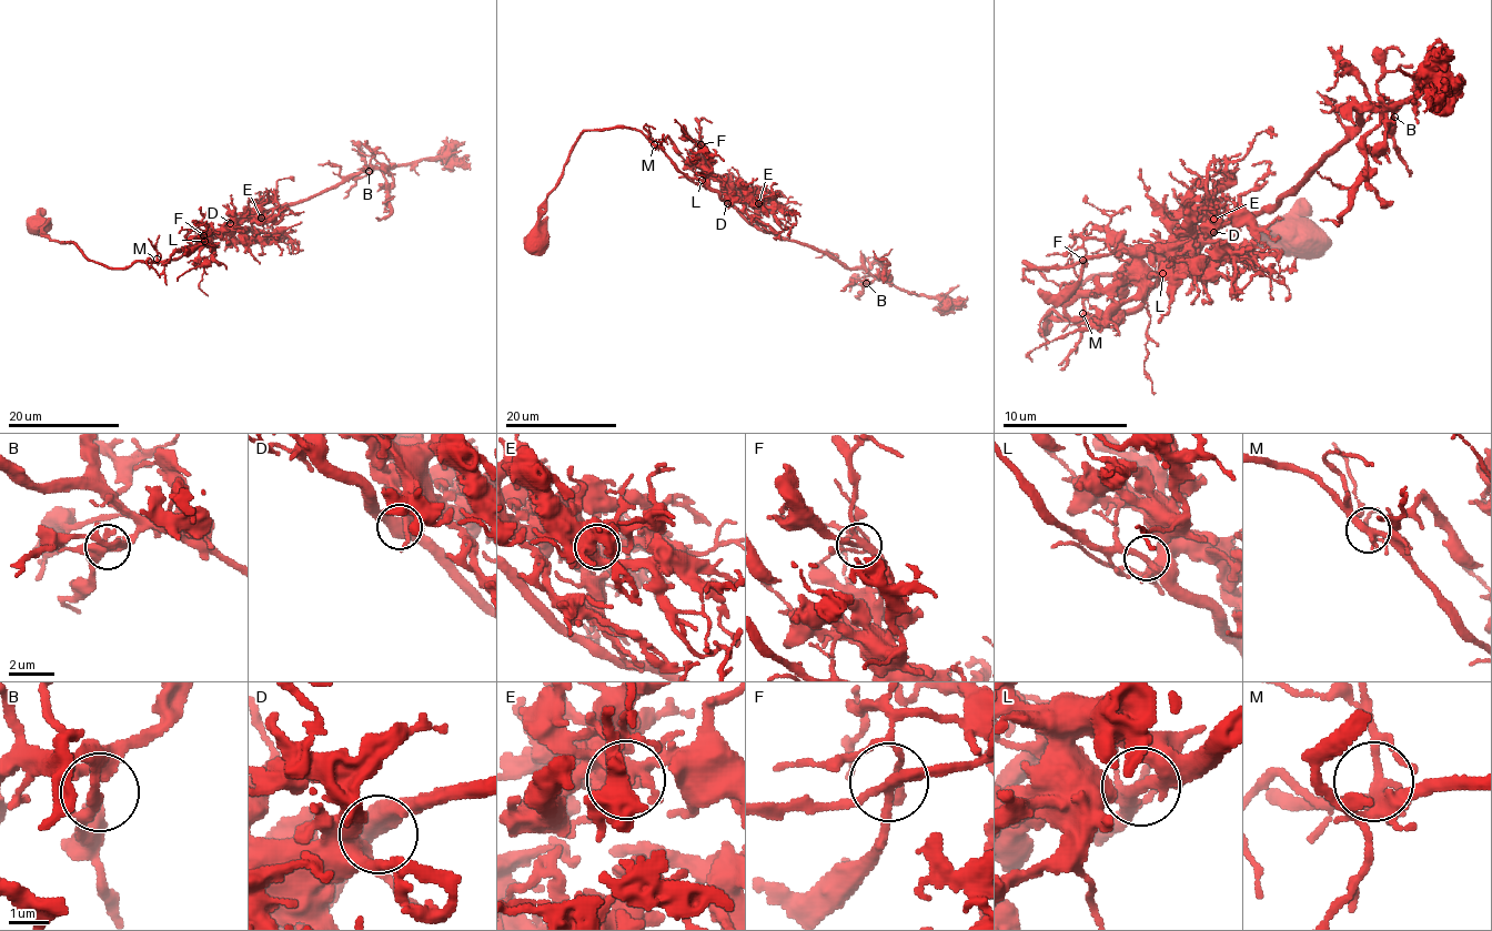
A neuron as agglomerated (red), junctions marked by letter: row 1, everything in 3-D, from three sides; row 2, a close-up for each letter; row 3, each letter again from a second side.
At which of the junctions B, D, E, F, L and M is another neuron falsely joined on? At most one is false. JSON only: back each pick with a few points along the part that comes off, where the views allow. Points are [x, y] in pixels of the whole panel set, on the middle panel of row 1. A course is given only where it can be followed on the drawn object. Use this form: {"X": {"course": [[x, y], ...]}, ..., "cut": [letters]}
{"cut": []}

